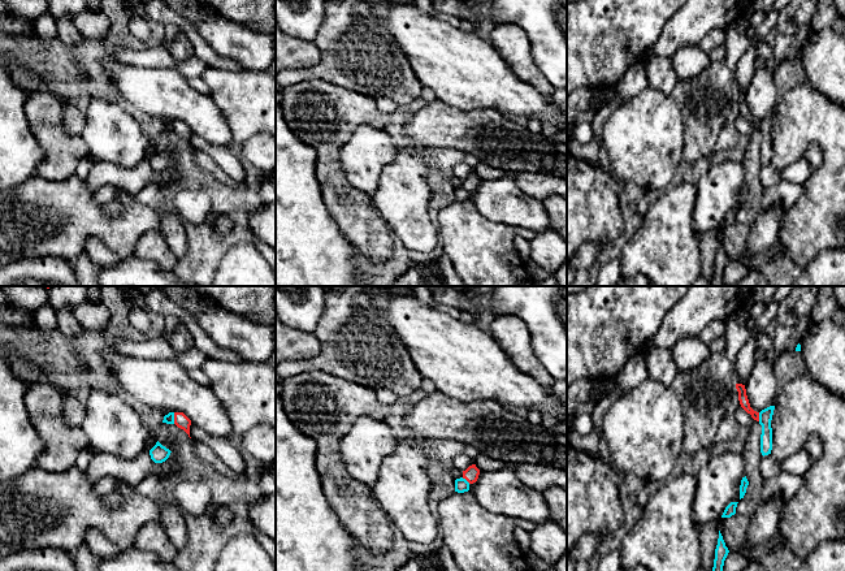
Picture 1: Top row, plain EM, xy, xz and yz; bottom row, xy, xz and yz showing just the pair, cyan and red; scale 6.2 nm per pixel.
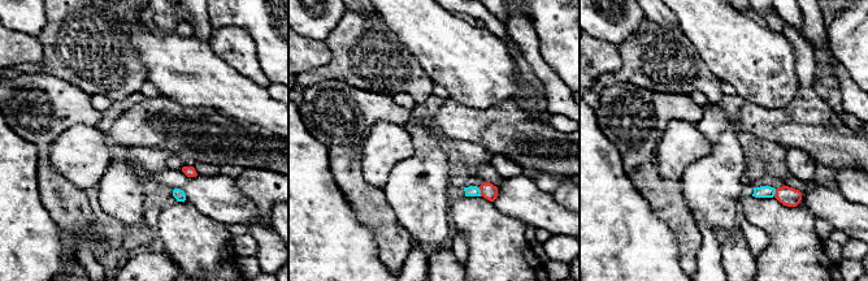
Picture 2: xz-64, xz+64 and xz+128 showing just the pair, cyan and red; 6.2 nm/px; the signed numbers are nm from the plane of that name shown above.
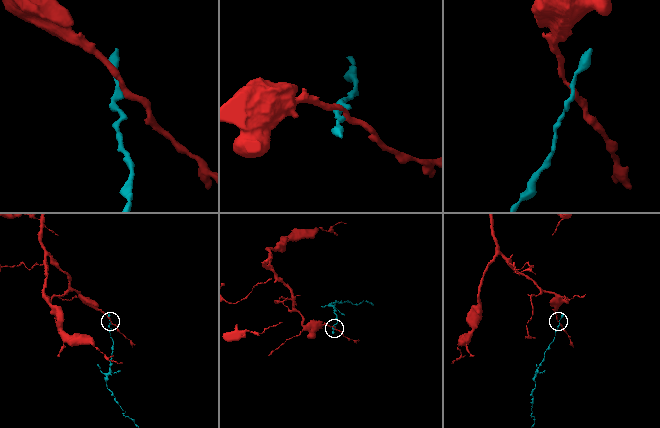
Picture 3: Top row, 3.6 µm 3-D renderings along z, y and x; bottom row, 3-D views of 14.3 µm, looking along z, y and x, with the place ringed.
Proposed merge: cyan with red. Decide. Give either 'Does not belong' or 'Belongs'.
Does not belong

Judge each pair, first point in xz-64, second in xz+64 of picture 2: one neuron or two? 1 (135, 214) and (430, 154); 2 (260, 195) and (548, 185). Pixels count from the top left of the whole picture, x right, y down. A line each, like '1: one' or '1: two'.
1: one
2: one

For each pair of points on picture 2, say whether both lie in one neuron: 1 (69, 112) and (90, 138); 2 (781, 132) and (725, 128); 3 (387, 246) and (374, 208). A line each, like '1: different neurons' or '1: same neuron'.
1: different neurons
2: different neurons
3: same neuron

